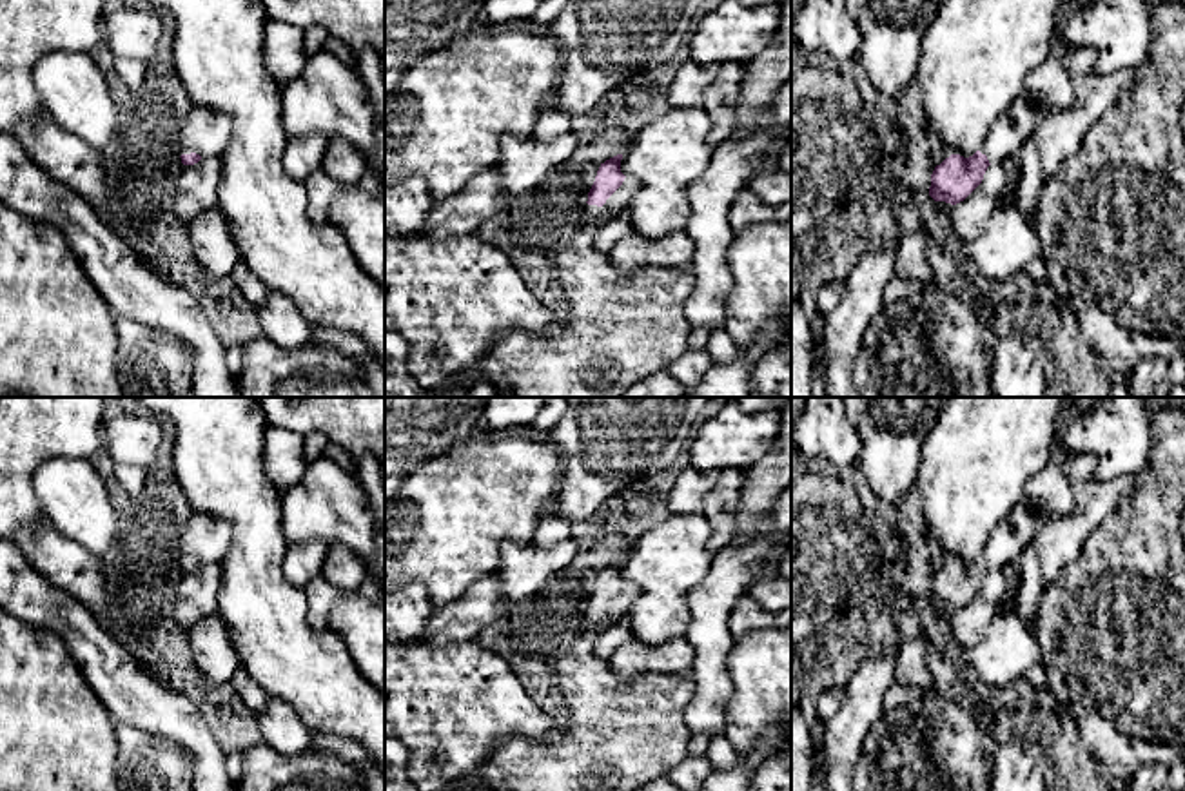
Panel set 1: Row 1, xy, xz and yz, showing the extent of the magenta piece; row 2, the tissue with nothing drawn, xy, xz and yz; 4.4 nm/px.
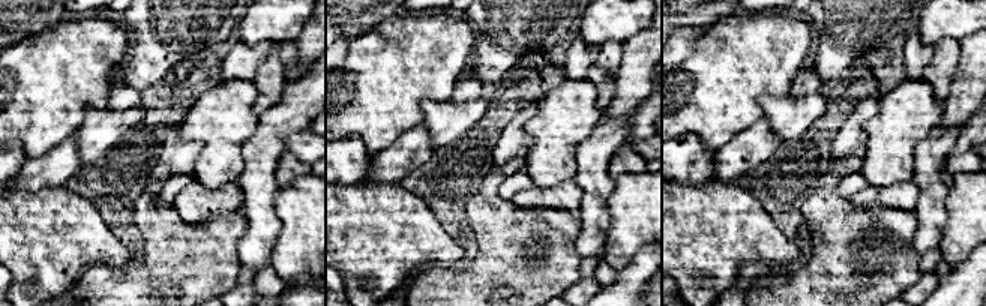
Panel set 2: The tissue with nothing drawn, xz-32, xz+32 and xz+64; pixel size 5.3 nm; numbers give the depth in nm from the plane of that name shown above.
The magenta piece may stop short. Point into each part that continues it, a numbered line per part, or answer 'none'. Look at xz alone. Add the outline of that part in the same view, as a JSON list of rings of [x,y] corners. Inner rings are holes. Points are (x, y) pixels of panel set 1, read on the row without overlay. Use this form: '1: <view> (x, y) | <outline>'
1: xz (616, 614) | [[[626,582],[622,591],[606,606],[602,613],[586,610],[583,628],[601,631],[606,622],[612,626],[626,626],[628,613],[637,597],[639,590],[633,584]]]

